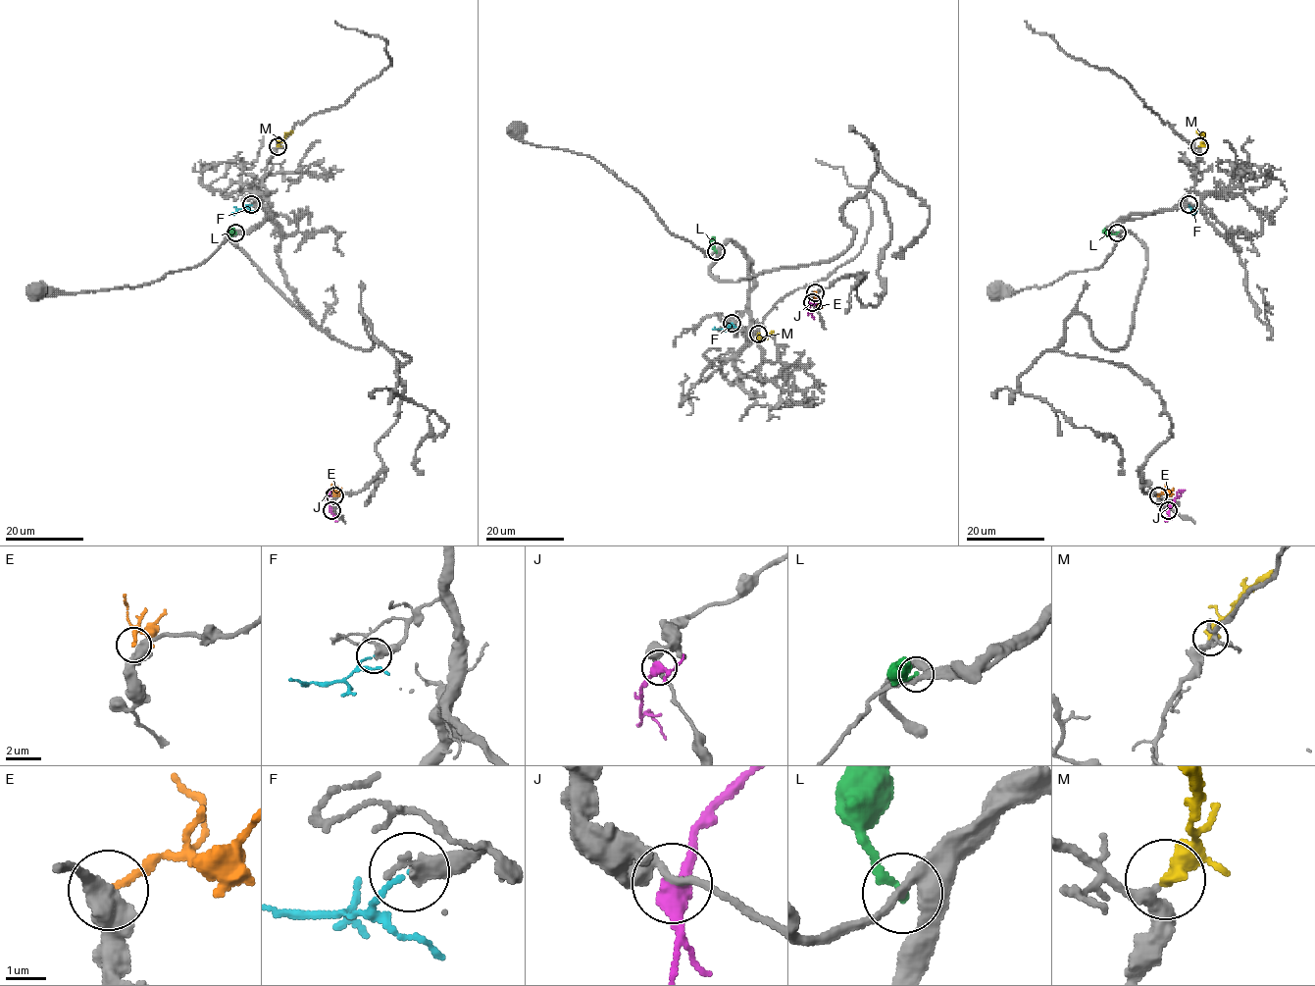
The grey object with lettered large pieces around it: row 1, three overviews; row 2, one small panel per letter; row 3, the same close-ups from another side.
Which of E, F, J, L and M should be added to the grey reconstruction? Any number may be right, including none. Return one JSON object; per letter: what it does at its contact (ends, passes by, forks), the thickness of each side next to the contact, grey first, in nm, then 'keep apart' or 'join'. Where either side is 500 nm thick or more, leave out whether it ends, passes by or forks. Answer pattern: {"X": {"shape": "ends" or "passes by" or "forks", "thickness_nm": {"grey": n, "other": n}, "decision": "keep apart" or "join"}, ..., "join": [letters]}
{"E": {"thickness_nm": {"grey": 550, "other": 170}, "decision": "keep apart"}, "F": {"shape": "ends", "thickness_nm": {"grey": 360, "other": 90}, "decision": "join"}, "J": {"shape": "passes by", "thickness_nm": {"grey": 190, "other": 400}, "decision": "keep apart"}, "L": {"shape": "ends", "thickness_nm": {"grey": 360, "other": 190}, "decision": "keep apart"}, "M": {"shape": "passes by", "thickness_nm": {"grey": 300, "other": 360}, "decision": "join"}, "join": ["F", "M"]}

